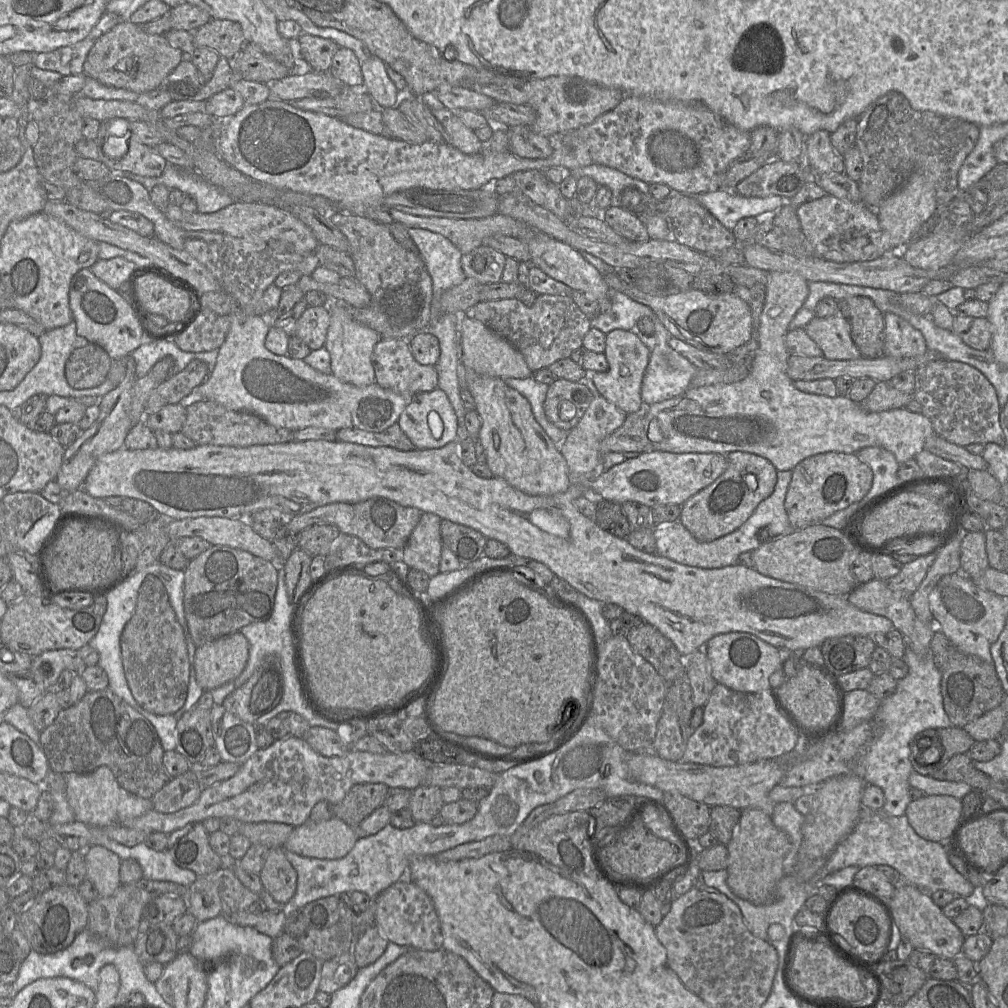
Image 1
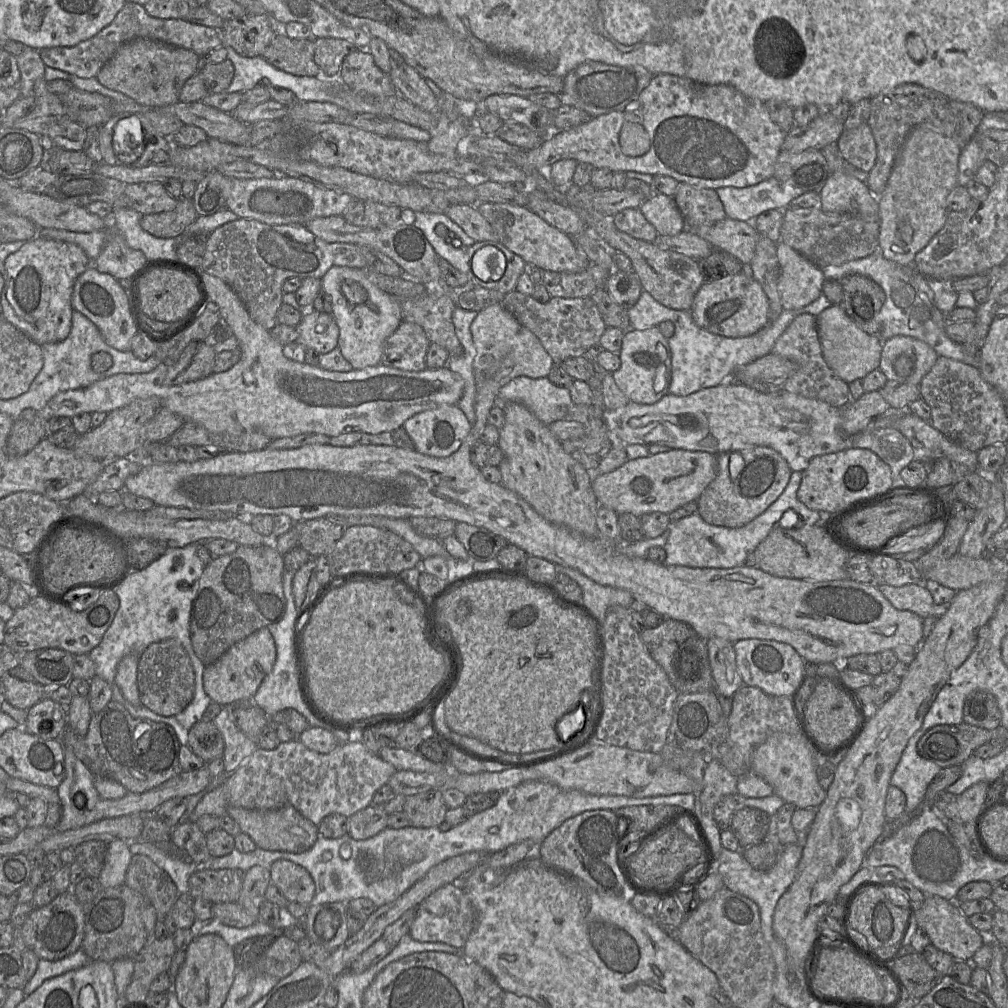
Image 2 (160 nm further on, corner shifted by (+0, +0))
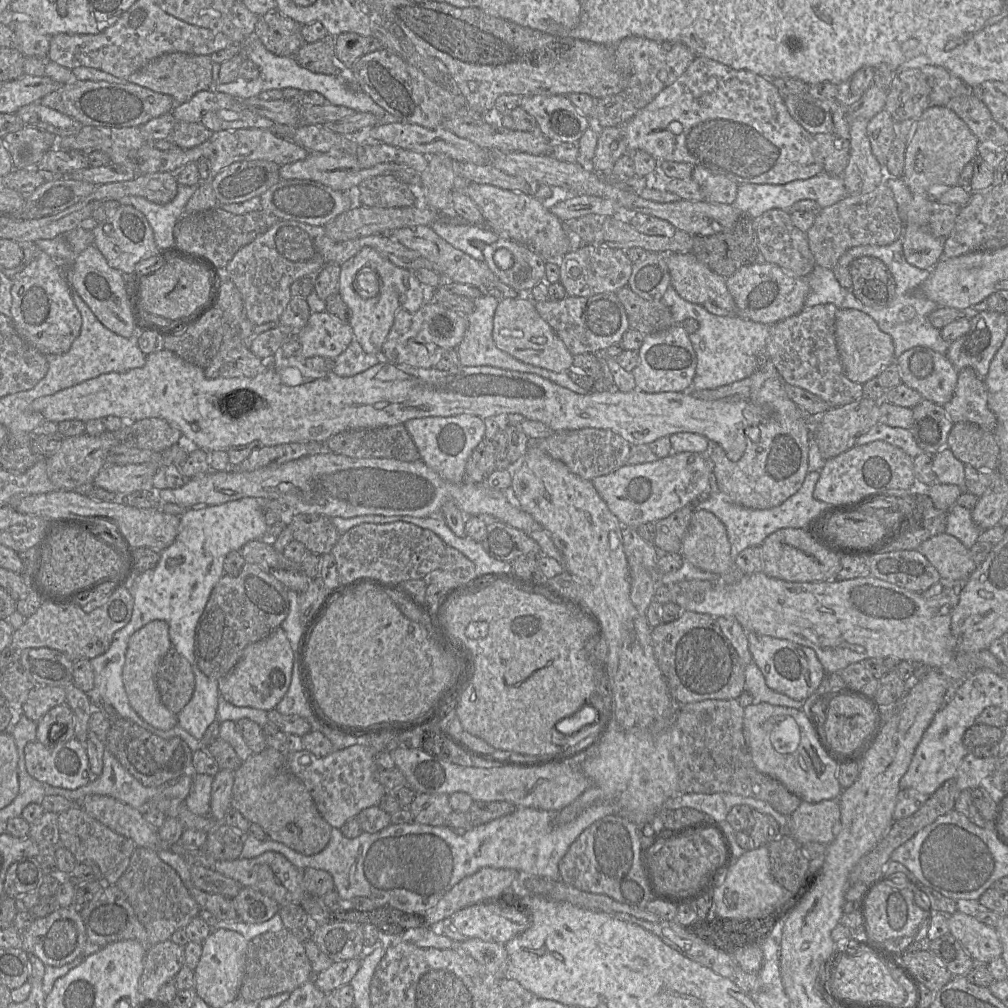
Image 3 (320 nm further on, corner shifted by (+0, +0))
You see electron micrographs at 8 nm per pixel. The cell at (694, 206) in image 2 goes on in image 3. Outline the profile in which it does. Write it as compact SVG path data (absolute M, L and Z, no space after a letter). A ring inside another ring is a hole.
M694 167L691 178L701 186L706 202L733 204L737 197L739 184L725 176L715 174L703 167Z

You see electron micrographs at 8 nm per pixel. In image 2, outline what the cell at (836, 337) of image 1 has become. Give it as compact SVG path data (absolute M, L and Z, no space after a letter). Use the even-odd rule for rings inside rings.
M839 304L832 305L817 315L817 328L823 357L841 380L851 383L863 379L879 368L883 348L882 338L863 331Z

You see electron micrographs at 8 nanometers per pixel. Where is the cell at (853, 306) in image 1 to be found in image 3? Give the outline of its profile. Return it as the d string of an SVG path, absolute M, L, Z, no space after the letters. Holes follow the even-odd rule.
M862 256L855 259L848 268L852 278L850 291L862 304L880 309L892 301L895 295L895 281L888 267L880 259Z

